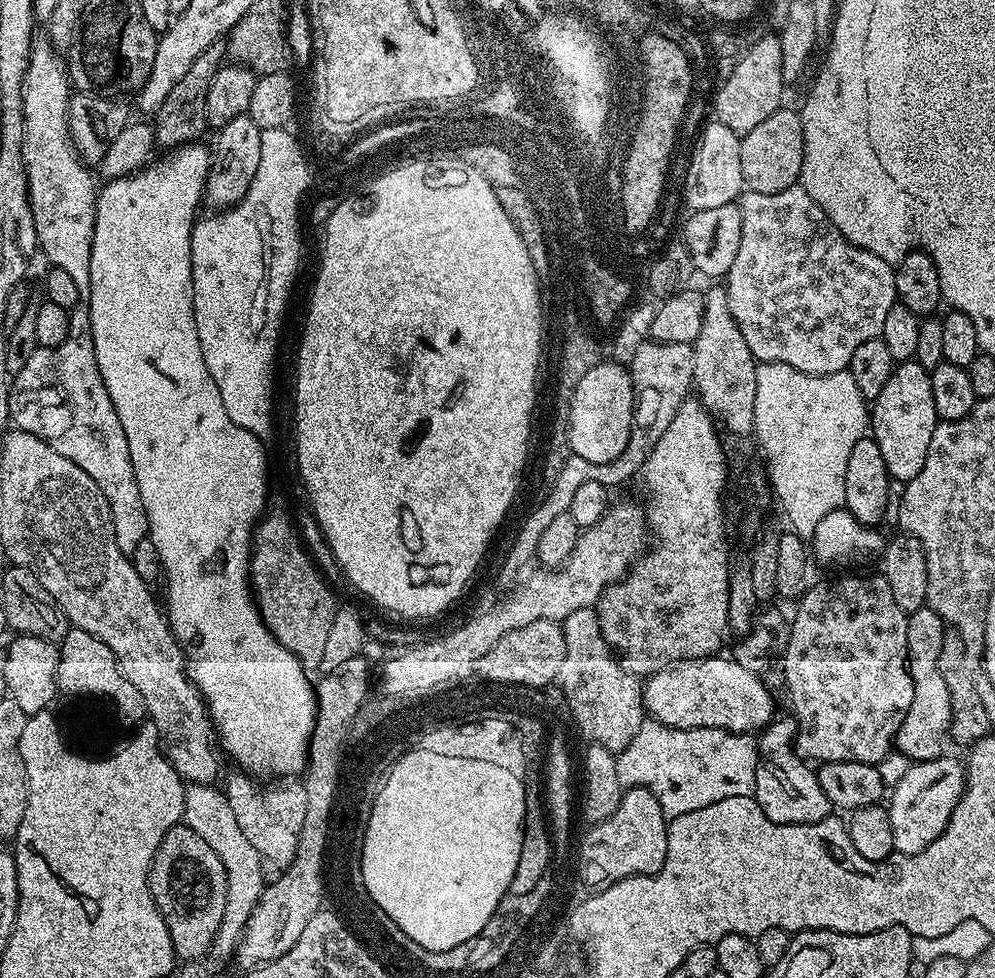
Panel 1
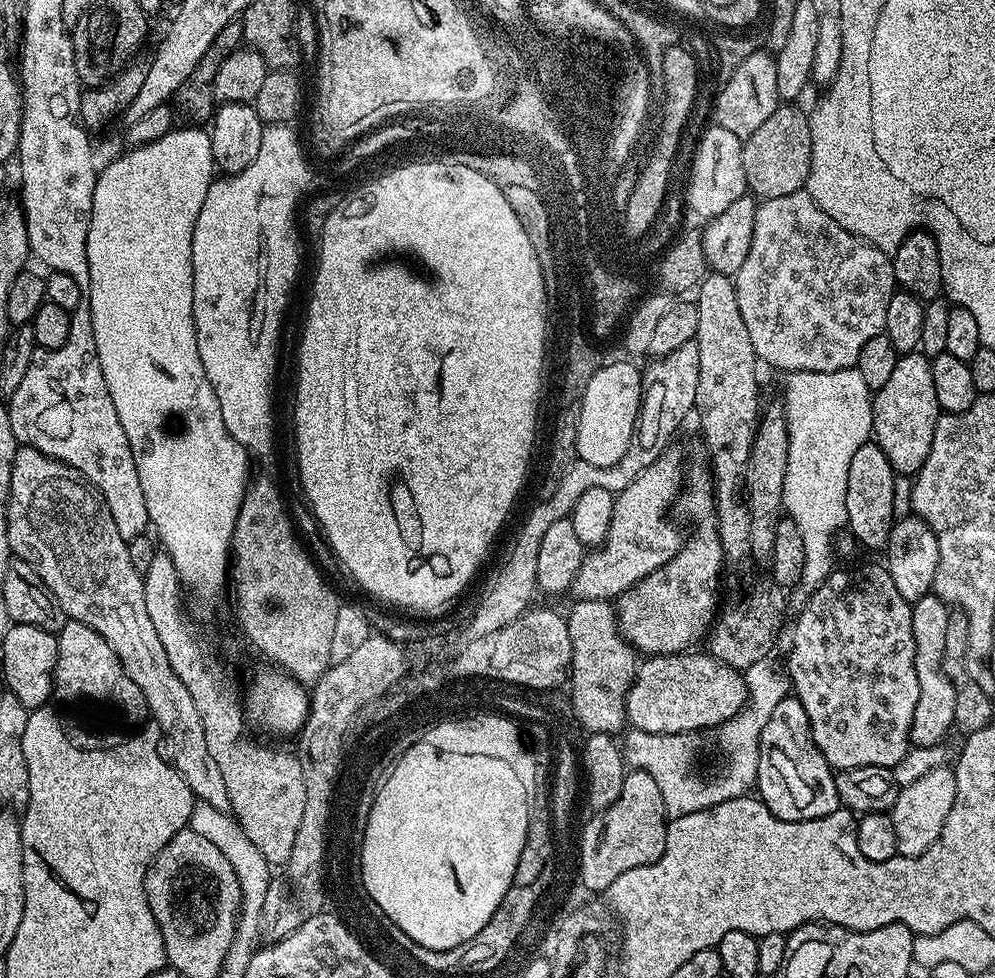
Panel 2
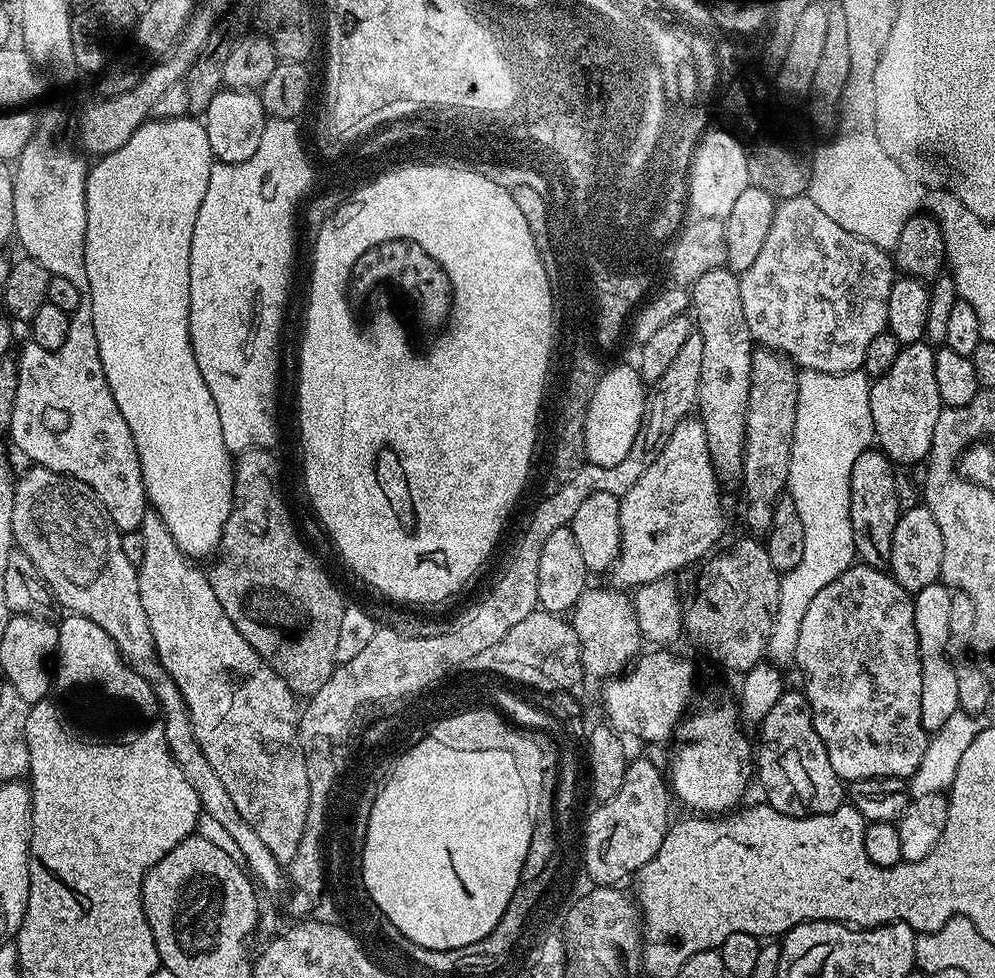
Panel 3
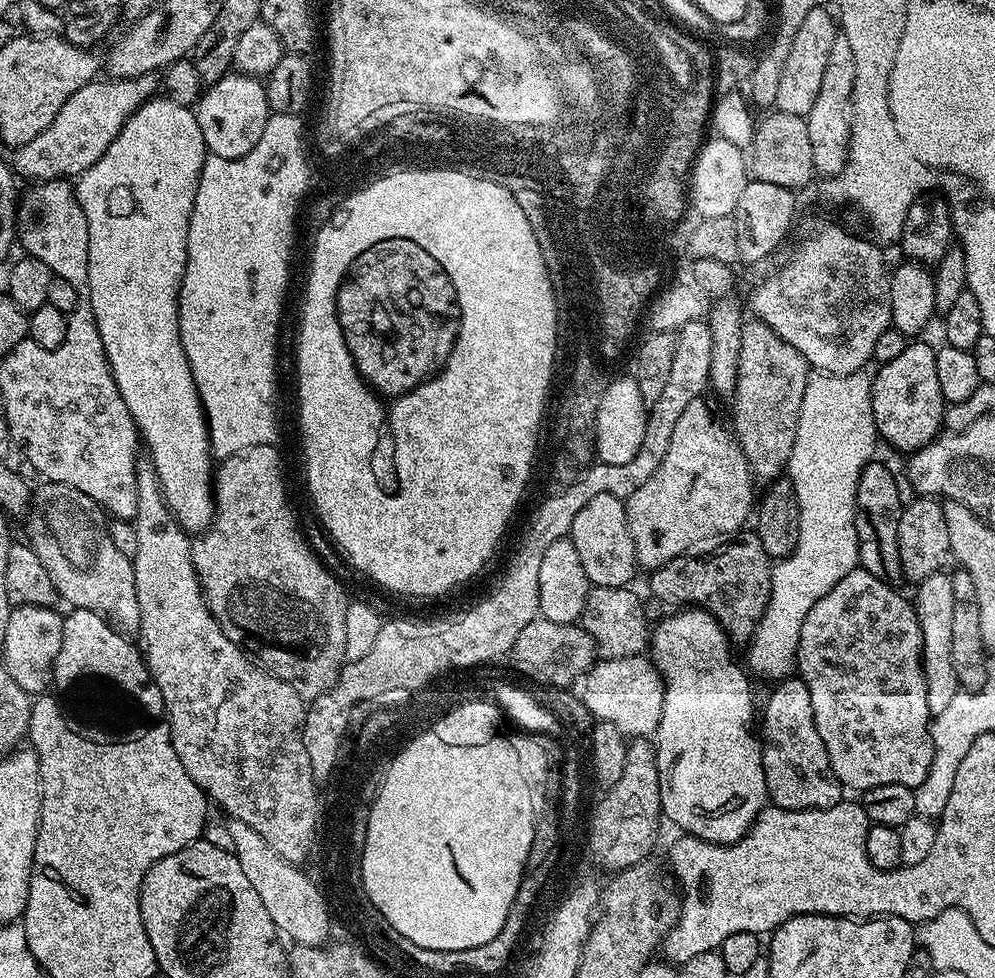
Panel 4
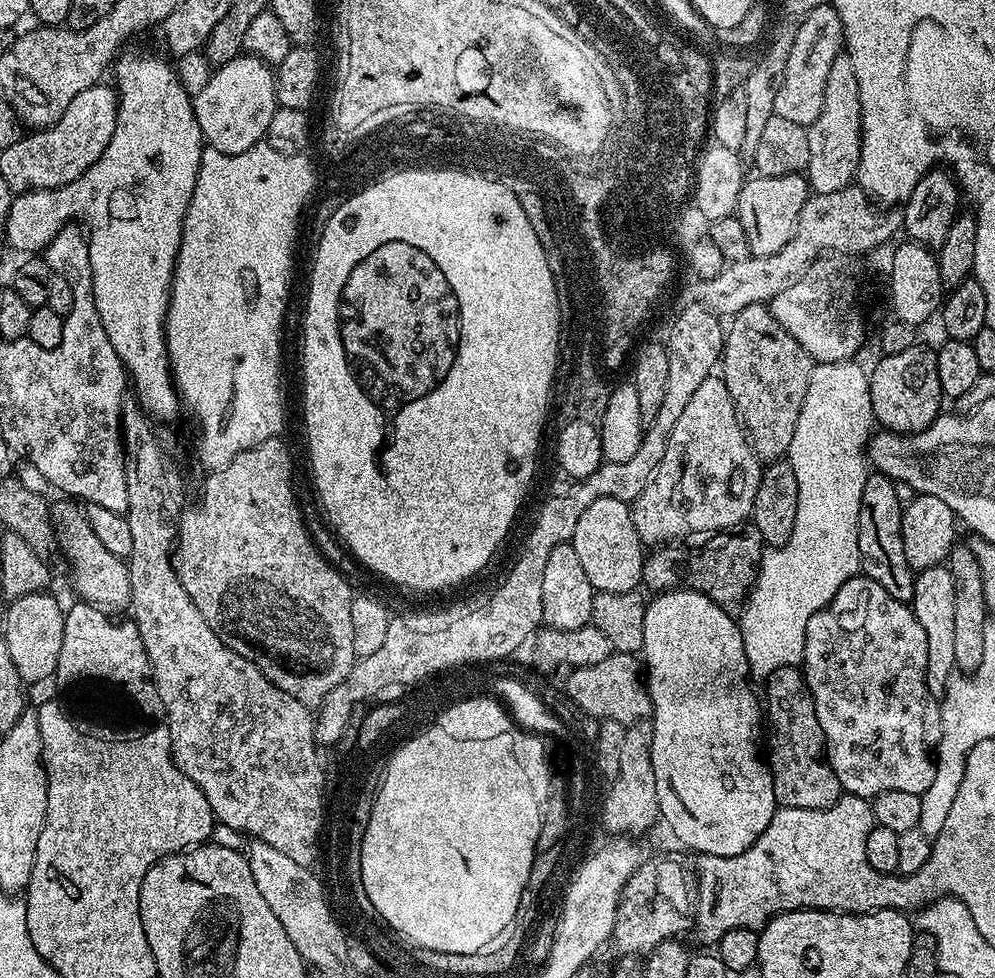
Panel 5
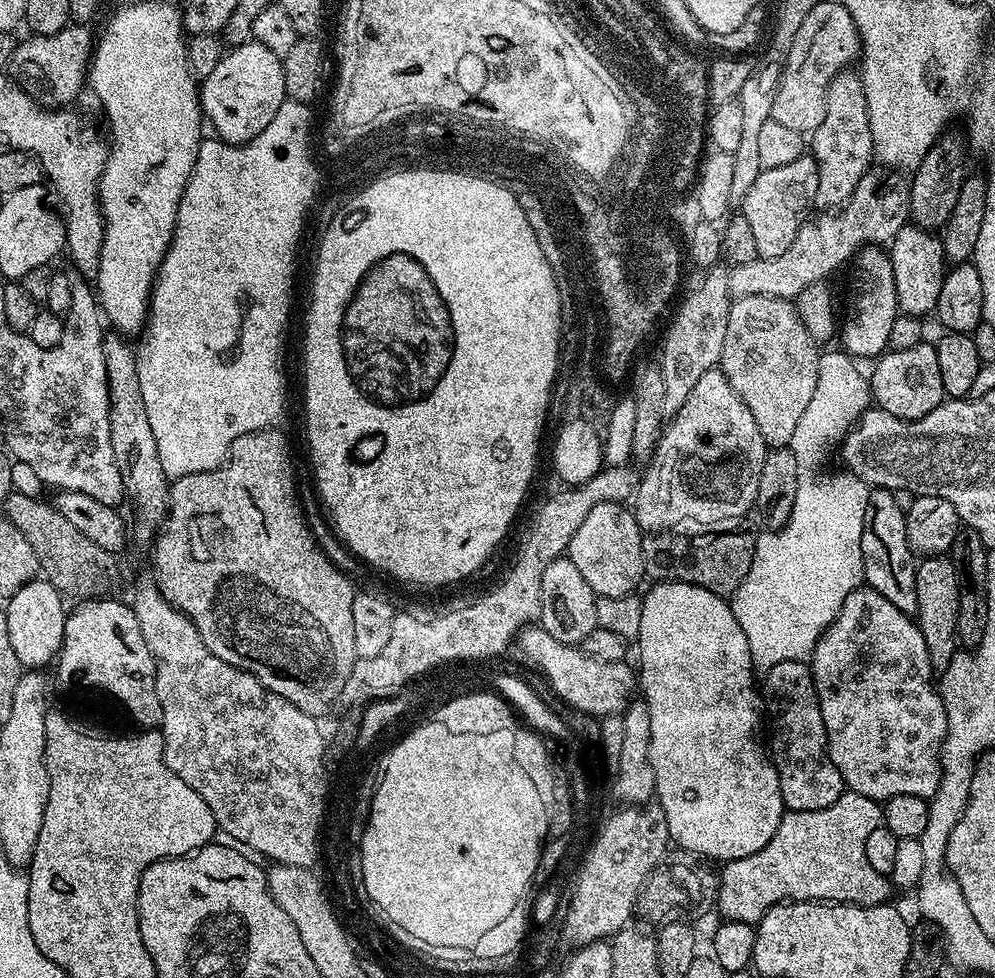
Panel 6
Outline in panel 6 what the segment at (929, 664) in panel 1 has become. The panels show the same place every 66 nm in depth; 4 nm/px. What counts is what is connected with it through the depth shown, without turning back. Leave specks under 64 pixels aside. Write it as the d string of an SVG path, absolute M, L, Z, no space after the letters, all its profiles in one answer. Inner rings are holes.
M947 555L929 556L916 565L916 593L918 606L914 616L926 638L926 650L932 659L933 669L942 670L958 651L956 627L958 626L958 606L962 591L961 573L957 565Z

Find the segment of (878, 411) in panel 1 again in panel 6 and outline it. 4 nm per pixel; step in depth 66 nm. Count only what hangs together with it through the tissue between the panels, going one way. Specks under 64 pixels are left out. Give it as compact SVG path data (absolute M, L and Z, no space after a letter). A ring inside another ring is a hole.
M922 342L918 346L910 346L910 350L885 351L873 364L876 365L873 366L872 372L870 371L870 396L875 407L882 409L886 414L892 414L894 418L902 420L917 420L944 403L946 397L942 386L942 374L938 371L935 343Z

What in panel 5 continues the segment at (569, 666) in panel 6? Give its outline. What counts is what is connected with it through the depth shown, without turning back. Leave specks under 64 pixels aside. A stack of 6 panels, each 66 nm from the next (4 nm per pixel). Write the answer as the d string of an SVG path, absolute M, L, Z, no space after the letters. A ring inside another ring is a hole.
M613 651L611 656L594 666L582 666L567 673L568 697L586 714L597 720L617 720L619 724L629 725L635 720L645 719L651 713L652 699L648 696L645 677L642 675L642 664L631 652Z

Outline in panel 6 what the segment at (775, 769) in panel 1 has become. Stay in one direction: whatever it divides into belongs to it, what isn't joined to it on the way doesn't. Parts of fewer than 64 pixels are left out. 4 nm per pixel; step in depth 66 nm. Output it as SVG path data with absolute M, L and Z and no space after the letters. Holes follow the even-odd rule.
M791 660L790 662L778 662L778 666L767 669L762 676L762 692L766 697L766 712L772 715L772 740L770 736L770 755L772 762L778 770L778 786L782 786L782 798L784 799L785 809L794 812L809 812L810 810L822 810L826 806L834 806L834 802L838 802L838 798L846 790L842 774L838 774L838 770L834 766L834 762L828 753L828 739L826 738L826 726L822 722L822 710L818 702L818 694L816 693L816 679L812 676L812 669L803 660Z

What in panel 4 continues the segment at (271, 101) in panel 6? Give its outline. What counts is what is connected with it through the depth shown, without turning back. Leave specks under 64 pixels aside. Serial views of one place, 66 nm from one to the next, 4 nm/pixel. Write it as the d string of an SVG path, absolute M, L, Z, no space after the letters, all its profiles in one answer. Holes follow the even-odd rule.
M229 74L207 85L194 105L205 149L218 158L242 158L258 146L270 115L267 87L255 76Z

